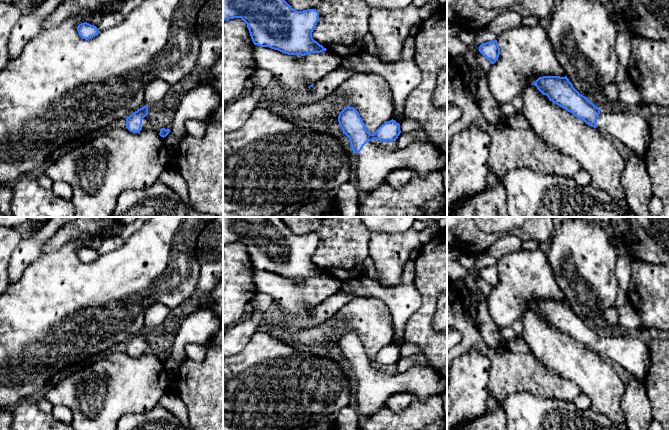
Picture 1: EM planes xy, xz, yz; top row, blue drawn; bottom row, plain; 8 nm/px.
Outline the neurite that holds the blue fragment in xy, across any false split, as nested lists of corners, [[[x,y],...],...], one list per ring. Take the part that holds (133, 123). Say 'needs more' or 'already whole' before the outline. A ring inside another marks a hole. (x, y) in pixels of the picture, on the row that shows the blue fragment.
needs more | [[[143,106],[129,117],[126,118],[126,128],[133,133],[141,130],[150,129],[150,119],[148,116],[148,107]]]

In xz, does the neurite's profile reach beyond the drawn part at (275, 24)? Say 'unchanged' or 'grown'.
unchanged

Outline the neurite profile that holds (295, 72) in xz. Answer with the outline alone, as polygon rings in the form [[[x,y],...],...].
[[[254,45],[253,56],[257,68],[270,71],[285,87],[294,90],[307,89],[317,83],[339,68],[343,60],[328,50],[301,56],[257,45]]]

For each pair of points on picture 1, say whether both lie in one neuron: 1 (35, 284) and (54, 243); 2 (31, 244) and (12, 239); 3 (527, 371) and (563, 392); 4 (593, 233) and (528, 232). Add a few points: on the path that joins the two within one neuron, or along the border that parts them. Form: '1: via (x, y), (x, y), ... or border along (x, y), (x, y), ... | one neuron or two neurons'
1: border along (70, 239), (59, 249), (40, 255) | two neurons
2: border along (23, 239), (14, 250), (10, 259) | two neurons
3: via (536, 379), (543, 384), (554, 387) | one neuron
4: border along (555, 231), (545, 246) | two neurons

